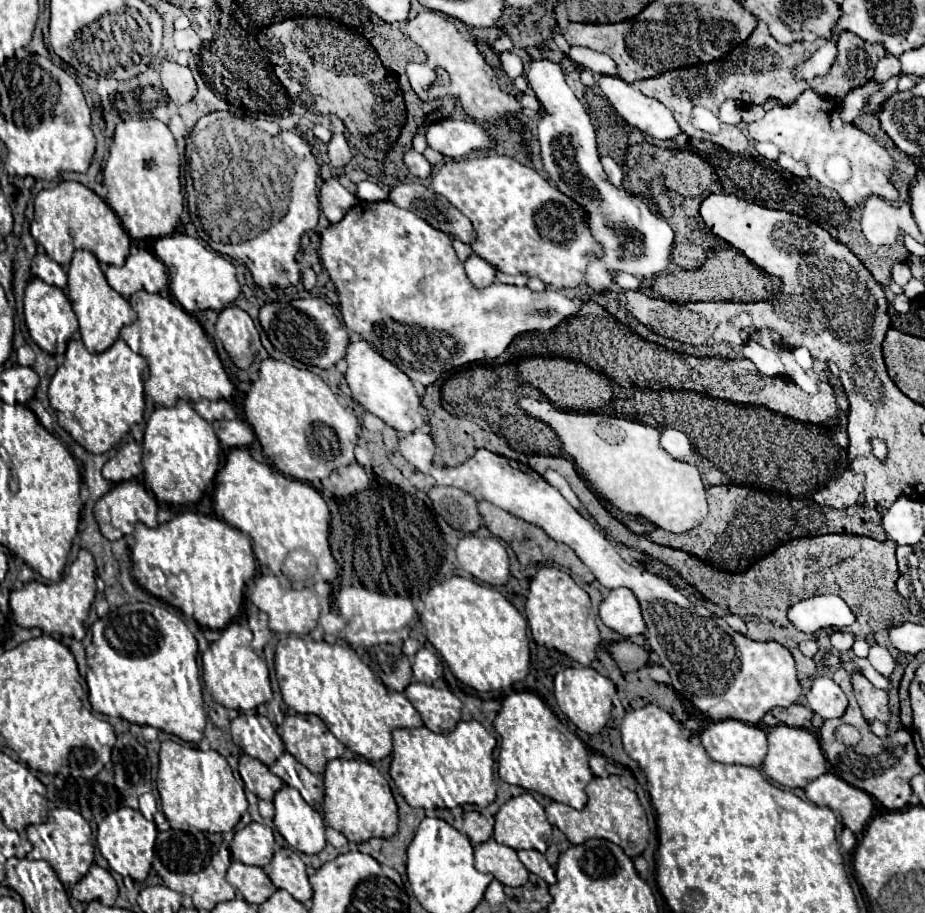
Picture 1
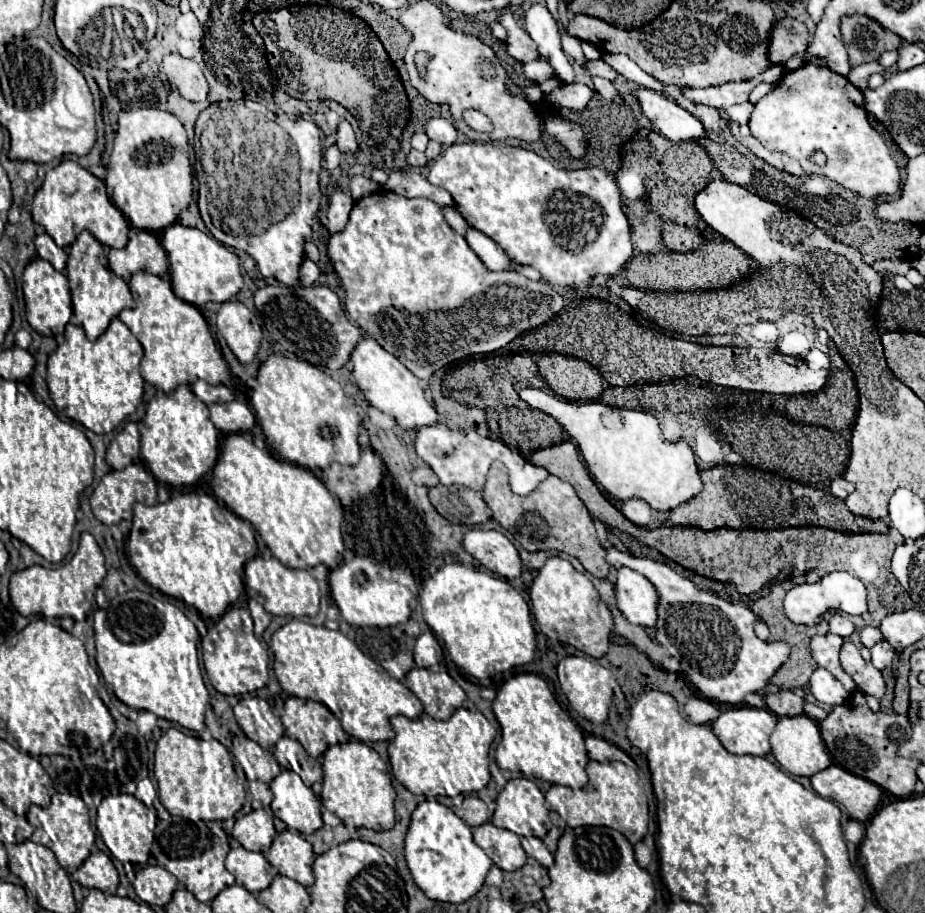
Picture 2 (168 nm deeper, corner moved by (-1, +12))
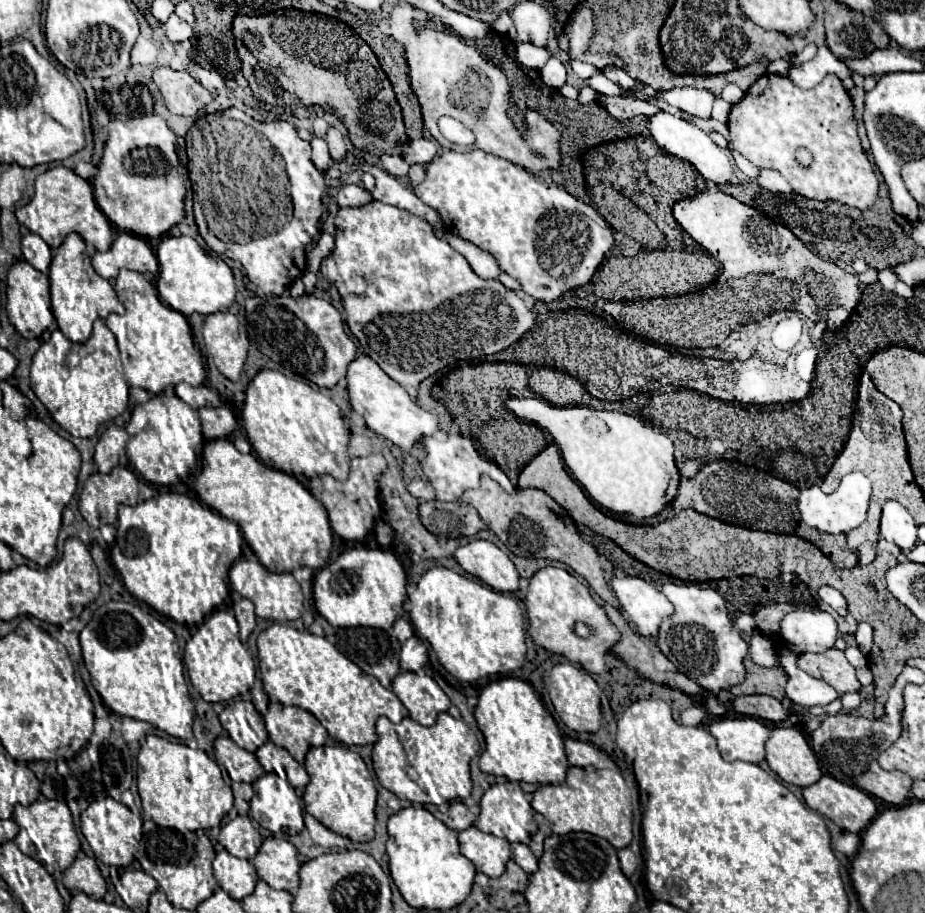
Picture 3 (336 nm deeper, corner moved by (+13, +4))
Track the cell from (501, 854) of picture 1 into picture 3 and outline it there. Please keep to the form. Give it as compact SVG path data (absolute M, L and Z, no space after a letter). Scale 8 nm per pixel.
M470 826L458 834L460 852L490 878L502 876L508 860L512 858L510 842L504 838L496 838L492 834L480 832L476 826Z

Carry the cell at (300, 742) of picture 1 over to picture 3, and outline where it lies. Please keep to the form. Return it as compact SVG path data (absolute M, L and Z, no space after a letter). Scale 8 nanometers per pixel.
M272 702L264 720L269 740L276 746L286 748L300 764L304 764L310 748L323 746L327 741L327 730L310 712L298 706Z

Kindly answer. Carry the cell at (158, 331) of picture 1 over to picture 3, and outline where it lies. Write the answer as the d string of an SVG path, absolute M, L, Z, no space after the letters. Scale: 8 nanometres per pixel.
M120 270L114 290L124 304L126 314L108 316L106 326L114 332L118 340L128 386L138 386L152 394L158 394L164 388L176 386L180 382L188 382L190 386L202 386L206 380L202 354L194 346L186 318L170 306L162 304L158 300L156 288L138 272Z

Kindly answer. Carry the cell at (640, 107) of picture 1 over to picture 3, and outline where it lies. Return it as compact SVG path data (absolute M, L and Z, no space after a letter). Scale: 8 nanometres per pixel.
M658 112L654 116L648 116L646 128L650 130L652 138L656 140L656 144L666 154L672 154L672 156L678 156L682 160L688 160L704 176L706 182L712 182L712 184L728 184L732 180L732 166L730 166L728 152L724 148L720 148L704 130L692 126L686 120L680 120L680 118L674 118L670 114L662 114L662 112Z

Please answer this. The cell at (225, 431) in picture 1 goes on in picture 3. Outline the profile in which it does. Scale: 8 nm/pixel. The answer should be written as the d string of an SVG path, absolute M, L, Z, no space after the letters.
M226 406L200 408L198 416L200 416L200 422L202 422L202 432L208 440L226 438L236 428L236 418L234 418L232 410L226 408Z

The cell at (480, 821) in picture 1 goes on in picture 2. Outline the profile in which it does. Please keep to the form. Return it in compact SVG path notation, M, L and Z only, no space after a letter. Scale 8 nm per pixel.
M466 796L466 798L464 798L464 804L462 804L462 808L460 808L460 818L462 818L468 826L476 828L476 826L486 824L490 816L488 816L486 804L484 804L478 796Z

